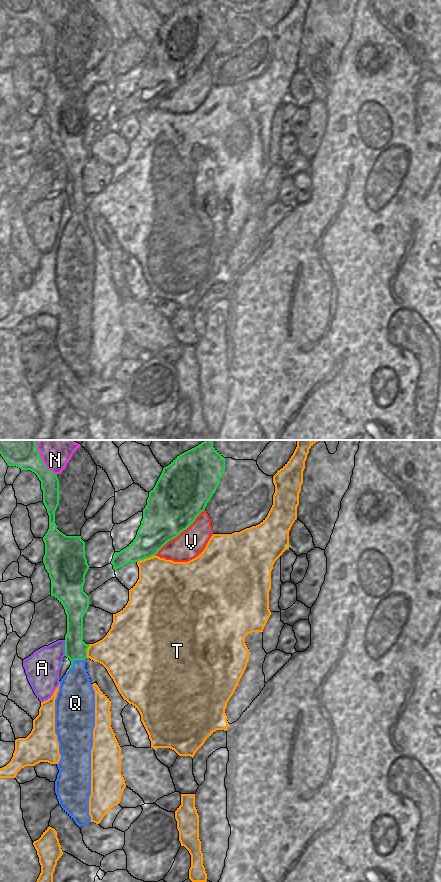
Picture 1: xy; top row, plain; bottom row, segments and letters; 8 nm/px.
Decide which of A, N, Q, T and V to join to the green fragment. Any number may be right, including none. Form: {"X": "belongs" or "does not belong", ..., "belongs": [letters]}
{"A": "does not belong", "N": "does not belong", "Q": "does not belong", "T": "does not belong", "V": "does not belong", "belongs": []}

